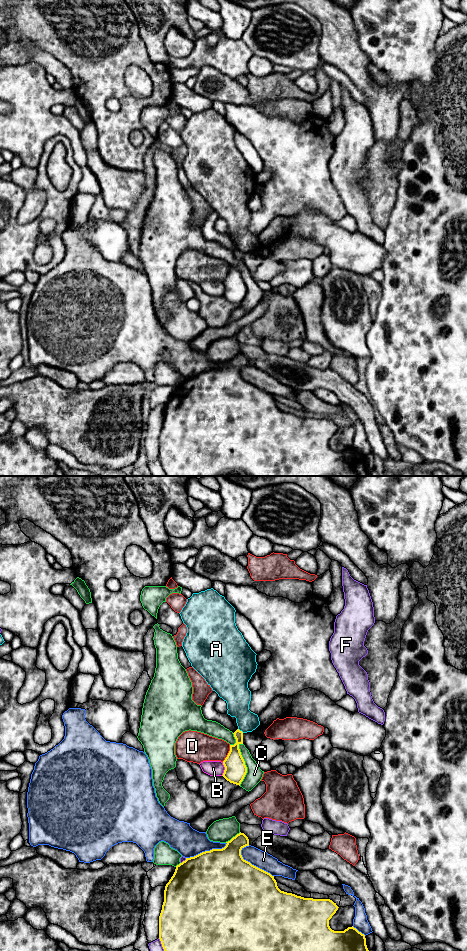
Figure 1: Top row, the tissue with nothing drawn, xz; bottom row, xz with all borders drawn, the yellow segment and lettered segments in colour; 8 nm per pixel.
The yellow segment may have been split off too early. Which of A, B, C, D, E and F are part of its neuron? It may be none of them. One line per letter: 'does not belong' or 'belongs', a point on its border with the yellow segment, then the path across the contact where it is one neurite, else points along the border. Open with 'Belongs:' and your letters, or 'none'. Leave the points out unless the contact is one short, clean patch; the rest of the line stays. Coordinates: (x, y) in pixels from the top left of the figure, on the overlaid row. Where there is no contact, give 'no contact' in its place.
Belongs: none
A: does not belong | xz (241, 731) | along xz (238, 728), (243, 732)
B: does not belong | xz (225, 769) | along xz (223, 762), (224, 769), (221, 775)
C: does not belong | xz (244, 764)
D: does not belong | xz (228, 753)
E: does not belong | xz (253, 865)
F: does not belong | xz (161, 943)

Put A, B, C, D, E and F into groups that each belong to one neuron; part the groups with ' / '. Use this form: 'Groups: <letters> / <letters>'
Groups: A / B / C / D / E / F

